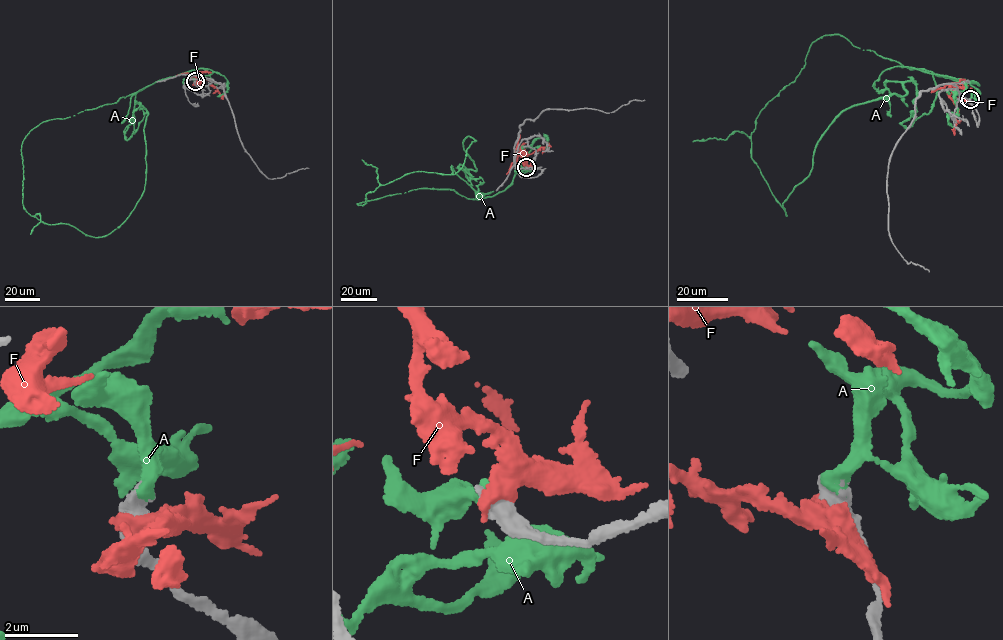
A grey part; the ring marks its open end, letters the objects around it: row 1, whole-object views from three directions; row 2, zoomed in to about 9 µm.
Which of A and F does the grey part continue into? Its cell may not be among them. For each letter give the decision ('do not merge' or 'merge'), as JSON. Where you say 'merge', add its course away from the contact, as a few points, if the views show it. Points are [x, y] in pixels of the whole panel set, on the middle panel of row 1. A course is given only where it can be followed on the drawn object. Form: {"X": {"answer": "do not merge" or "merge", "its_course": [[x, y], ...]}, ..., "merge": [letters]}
{"A": {"answer": "merge", "its_course": [[526, 167], [494, 195], [471, 188], [477, 199], [468, 136], [452, 174], [405, 174], [357, 204], [405, 192]]}, "F": {"answer": "do not merge"}, "merge": ["A"]}

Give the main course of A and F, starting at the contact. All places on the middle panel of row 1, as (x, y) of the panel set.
A: (526, 167), (494, 195), (471, 188), (477, 199), (468, 136), (452, 174), (405, 174), (357, 204), (405, 192)
F: (526, 167), (519, 155), (515, 163), (520, 148), (526, 156), (527, 164)

